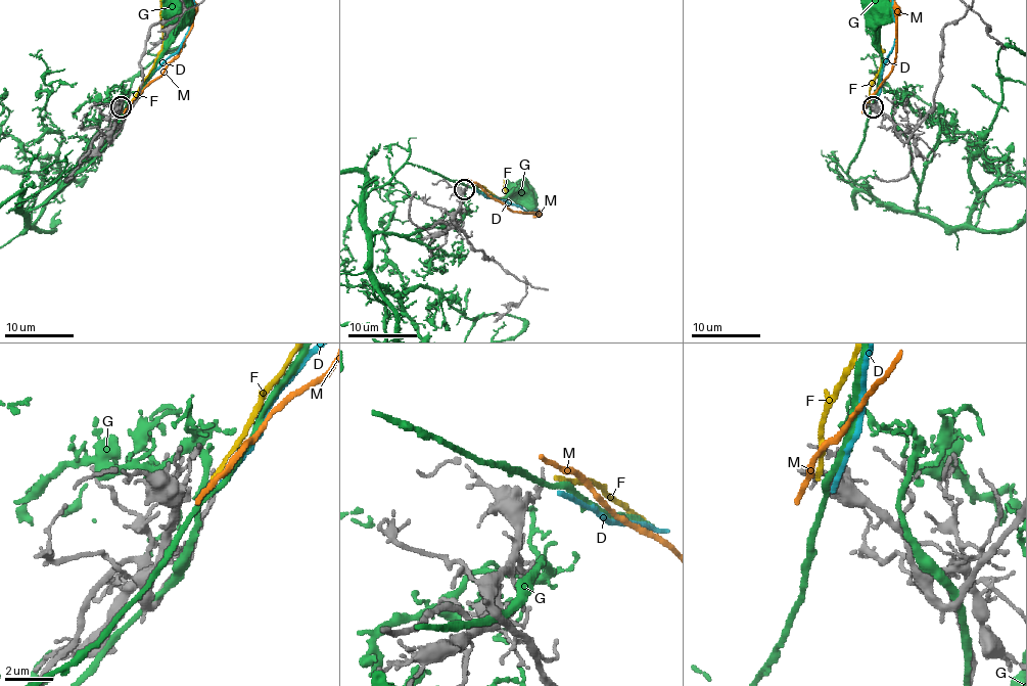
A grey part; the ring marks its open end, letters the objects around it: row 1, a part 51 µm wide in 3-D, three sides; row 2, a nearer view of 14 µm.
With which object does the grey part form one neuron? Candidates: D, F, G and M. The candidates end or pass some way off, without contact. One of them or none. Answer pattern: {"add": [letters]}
{"add": ["D"]}

